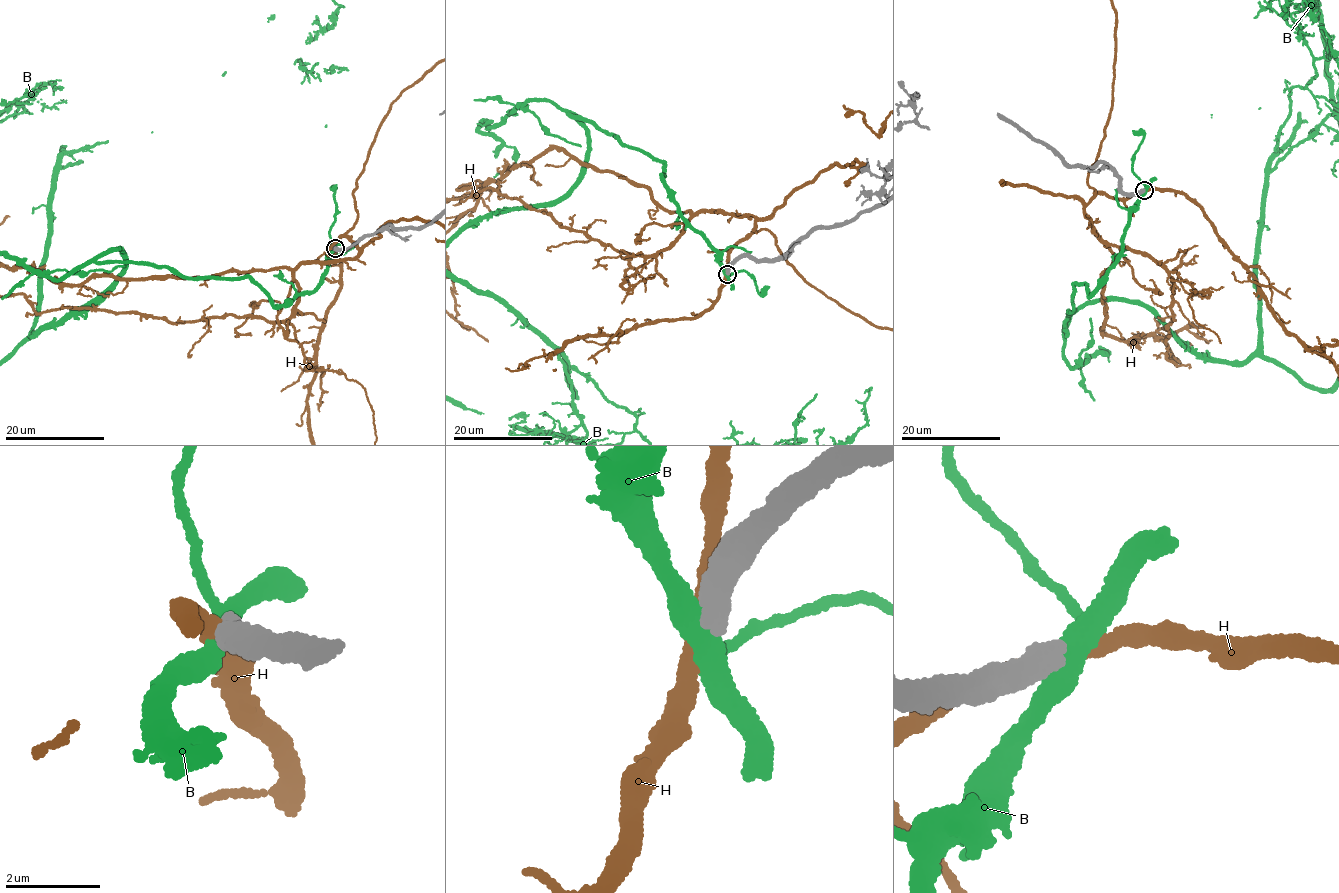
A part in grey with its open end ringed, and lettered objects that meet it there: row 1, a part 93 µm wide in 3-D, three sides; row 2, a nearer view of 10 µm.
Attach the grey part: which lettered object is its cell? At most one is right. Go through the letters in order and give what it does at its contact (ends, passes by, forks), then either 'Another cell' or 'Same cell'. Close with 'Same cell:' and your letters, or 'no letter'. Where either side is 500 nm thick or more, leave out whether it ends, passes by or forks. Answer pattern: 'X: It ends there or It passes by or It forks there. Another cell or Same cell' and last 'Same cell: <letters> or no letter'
B: Another cell
H: Another cell
Same cell: no letter

